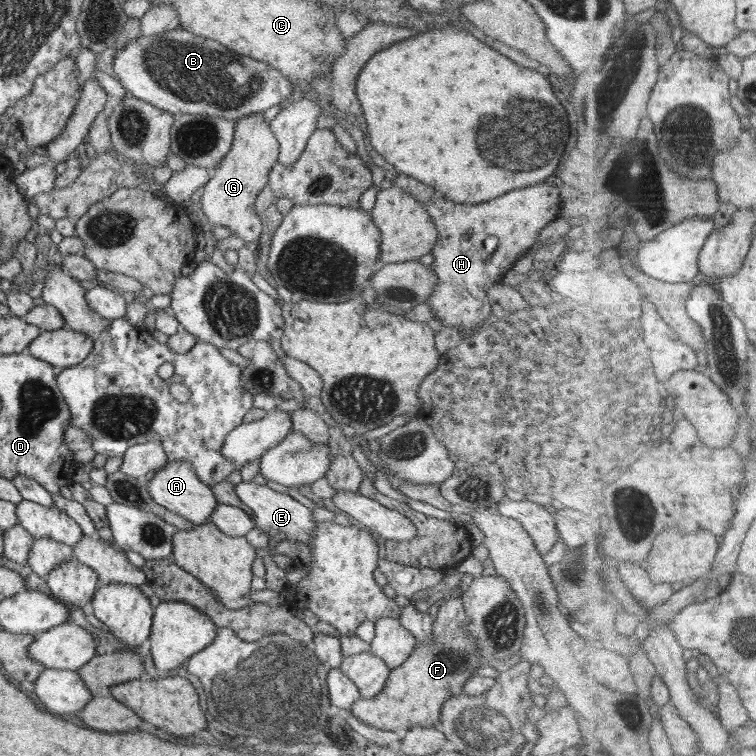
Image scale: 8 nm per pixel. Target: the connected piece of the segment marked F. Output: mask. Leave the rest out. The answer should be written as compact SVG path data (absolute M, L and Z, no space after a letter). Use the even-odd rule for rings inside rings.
M452 595L449 601L444 601L439 607L433 620L434 638L426 643L418 643L400 666L391 669L386 686L373 699L360 696L354 701L350 710L356 718L382 730L395 731L397 728L411 730L416 726L420 726L420 728L438 727L443 704L450 697L462 693L462 687L466 684L467 679L475 674L476 668L480 664L485 662L480 655L477 640L465 629L465 626L470 623L470 618L465 616L466 610L461 596Z

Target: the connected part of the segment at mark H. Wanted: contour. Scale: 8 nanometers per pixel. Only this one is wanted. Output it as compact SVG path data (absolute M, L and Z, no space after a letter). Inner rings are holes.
M547 182L511 190L502 196L477 205L442 200L438 194L435 194L425 204L425 209L433 218L439 232L436 244L431 250L434 254L434 262L429 266L436 276L437 285L427 298L426 303L433 308L434 319L442 320L446 327L459 329L460 326L464 326L466 330L470 326L480 326L492 314L490 303L488 303L488 288L501 282L502 275L512 269L515 261L520 259L525 250L529 250L532 244L537 241L536 237L540 230L561 214L574 213L565 200L565 193L559 191L556 185L550 185ZM490 236L498 238L498 246L494 252L489 254L484 247L484 240Z

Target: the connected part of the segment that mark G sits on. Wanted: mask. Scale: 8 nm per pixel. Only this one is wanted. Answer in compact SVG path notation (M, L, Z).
M252 113L236 120L231 149L212 171L212 176L201 192L202 210L210 224L229 228L232 236L242 238L246 244L256 242L262 234L262 223L255 210L255 200L268 184L270 171L279 155L279 145L269 124L264 113Z

